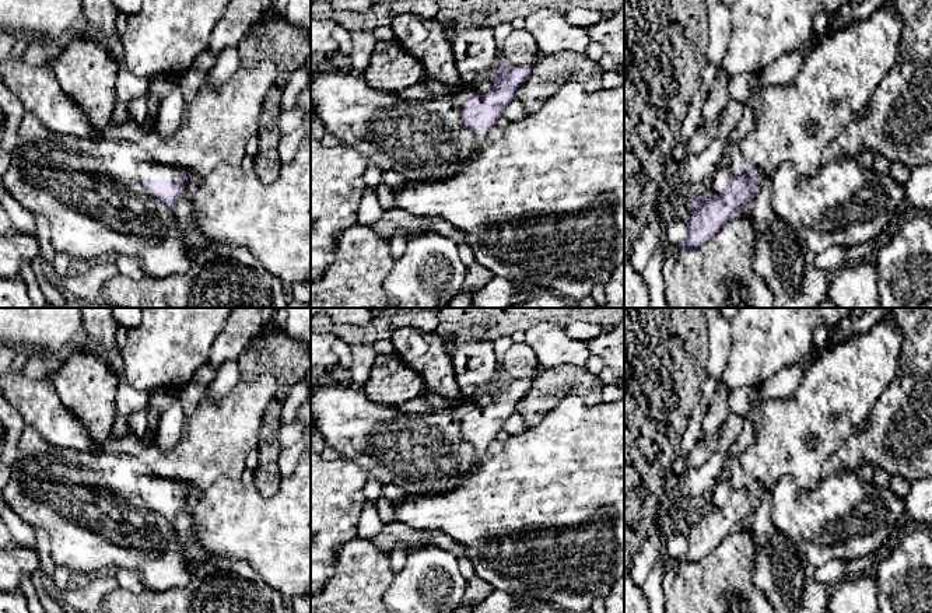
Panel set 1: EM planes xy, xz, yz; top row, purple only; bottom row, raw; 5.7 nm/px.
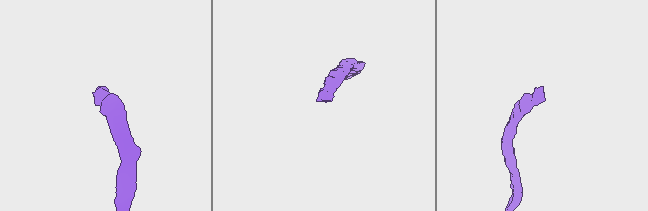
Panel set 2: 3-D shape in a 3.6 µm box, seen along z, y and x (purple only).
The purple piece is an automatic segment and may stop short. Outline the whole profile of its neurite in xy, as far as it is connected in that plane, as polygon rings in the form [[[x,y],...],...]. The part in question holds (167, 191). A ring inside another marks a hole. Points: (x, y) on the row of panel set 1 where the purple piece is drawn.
[[[155,161],[141,168],[141,181],[148,193],[174,210],[188,178],[181,168]]]

